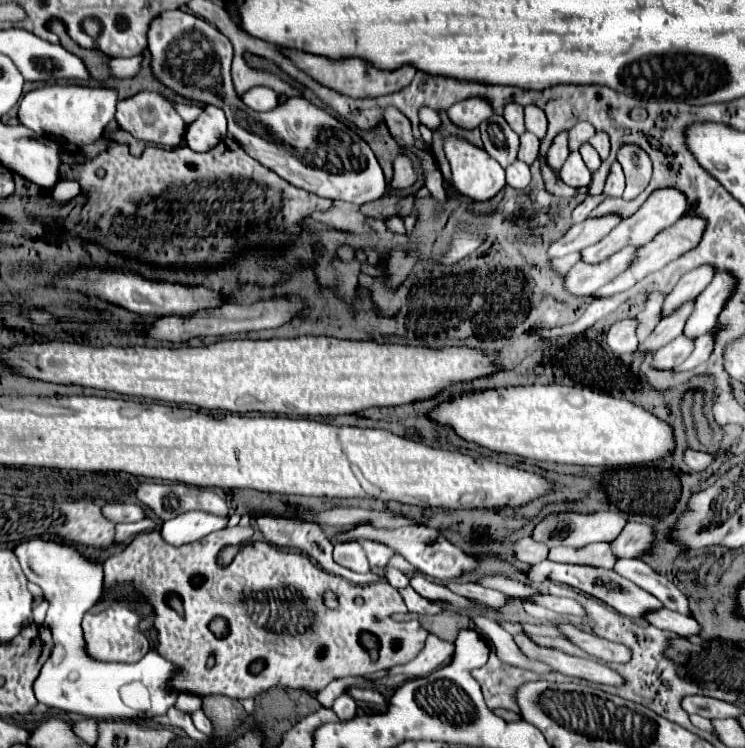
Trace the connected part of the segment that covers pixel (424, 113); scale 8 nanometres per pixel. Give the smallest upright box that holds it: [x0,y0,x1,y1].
[418,106,440,130]

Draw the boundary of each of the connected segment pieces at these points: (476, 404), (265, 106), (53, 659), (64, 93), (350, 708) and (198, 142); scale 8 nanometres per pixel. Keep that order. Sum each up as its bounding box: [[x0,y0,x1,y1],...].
[[430,384,676,468],[240,86,278,112],[14,538,180,720],[18,86,116,146],[332,694,356,720],[186,105,227,152]]

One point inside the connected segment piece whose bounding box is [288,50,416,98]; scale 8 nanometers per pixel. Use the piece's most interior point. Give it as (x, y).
(353, 76)

